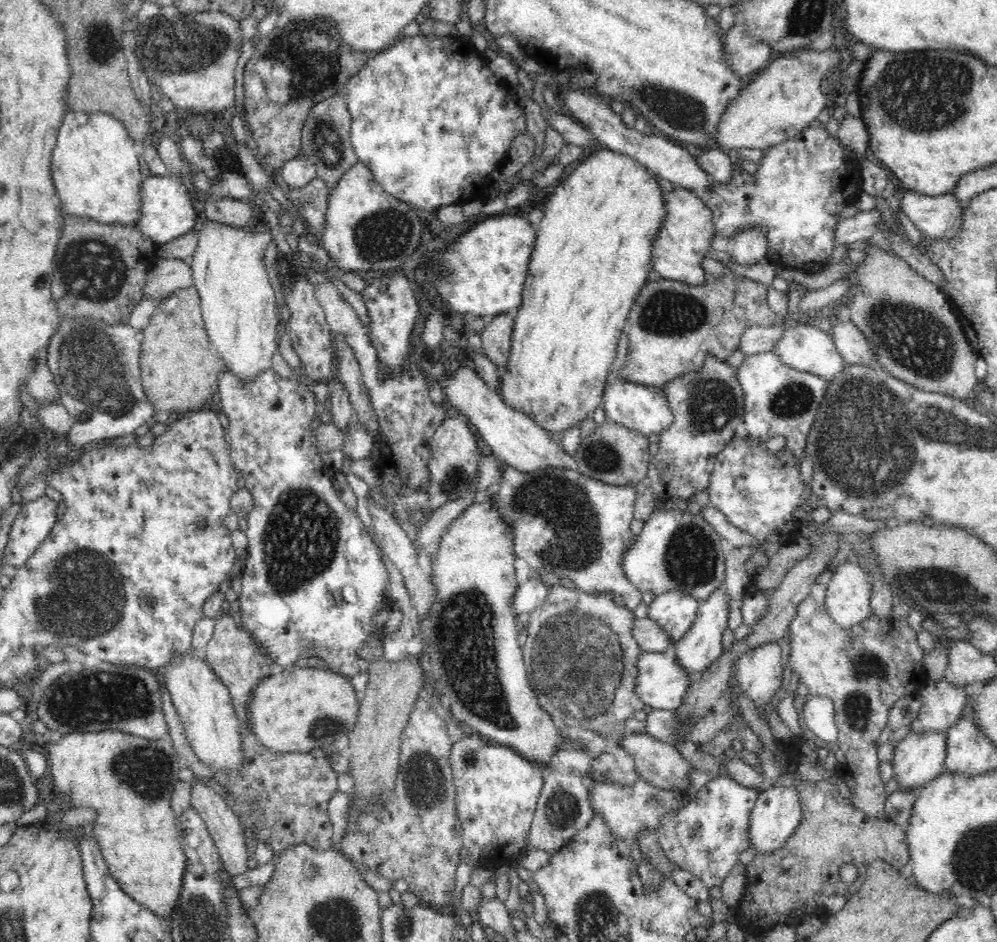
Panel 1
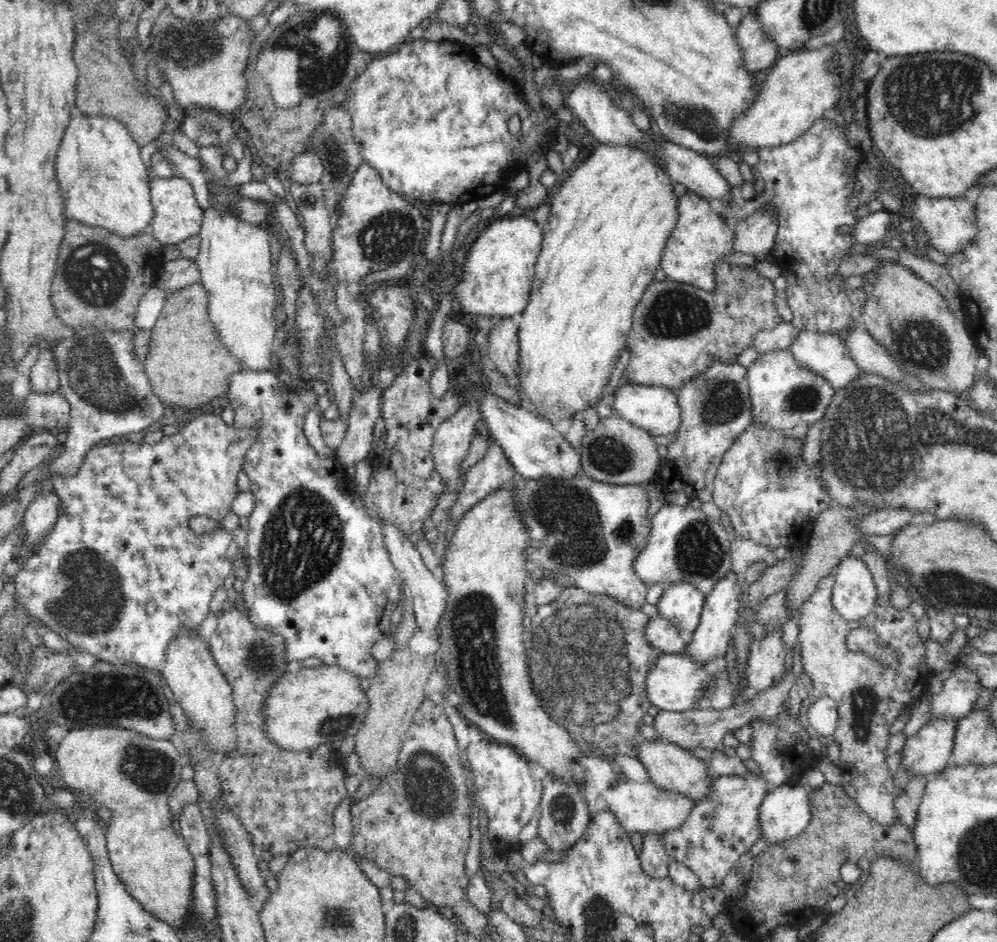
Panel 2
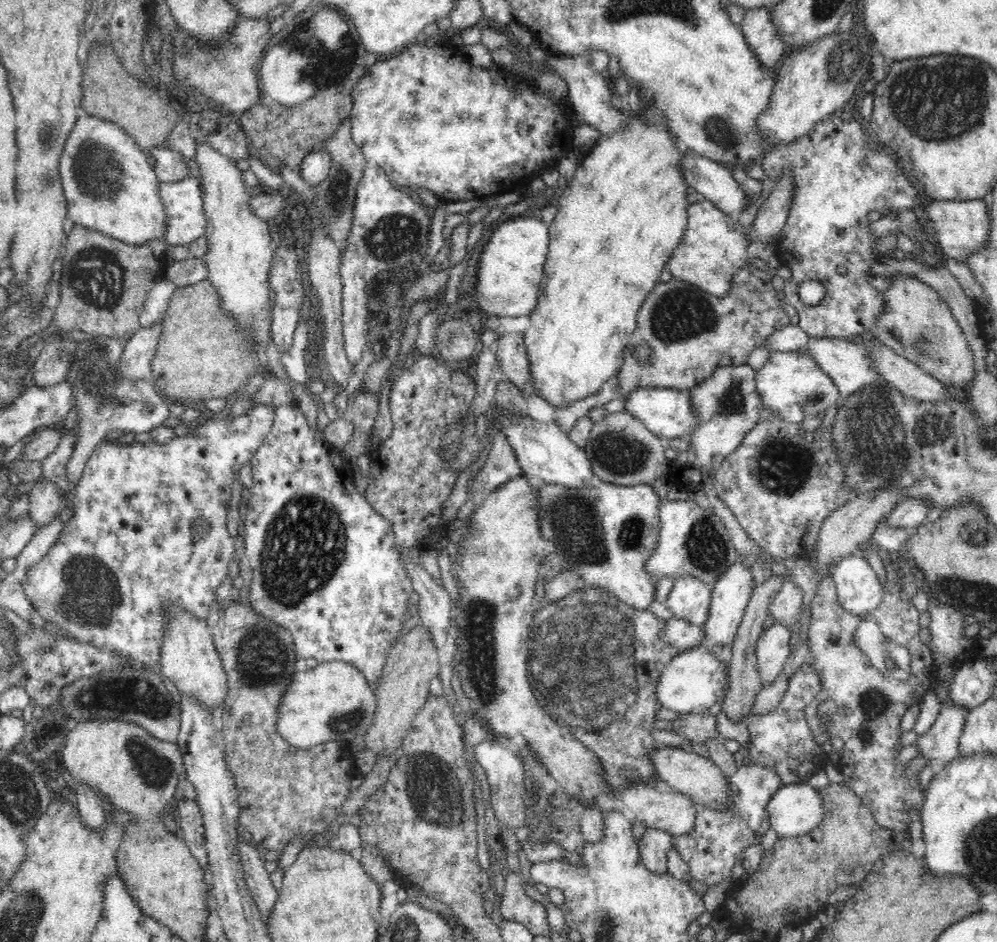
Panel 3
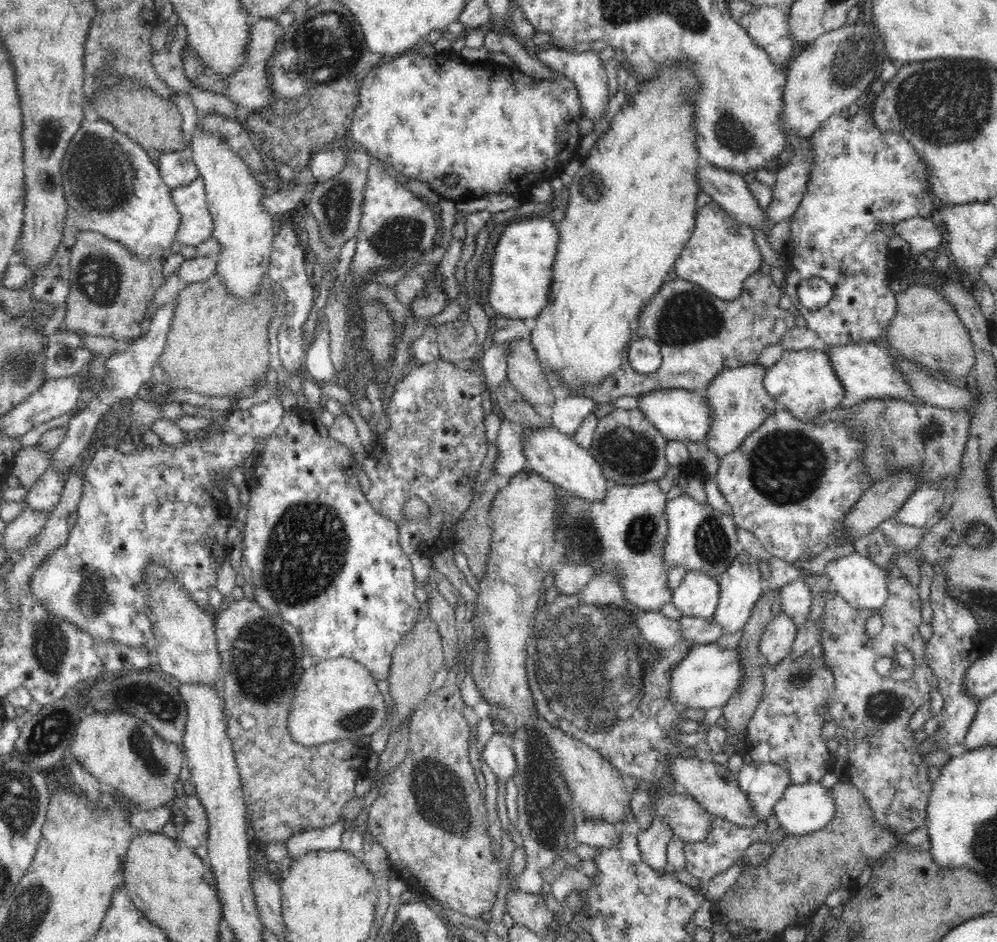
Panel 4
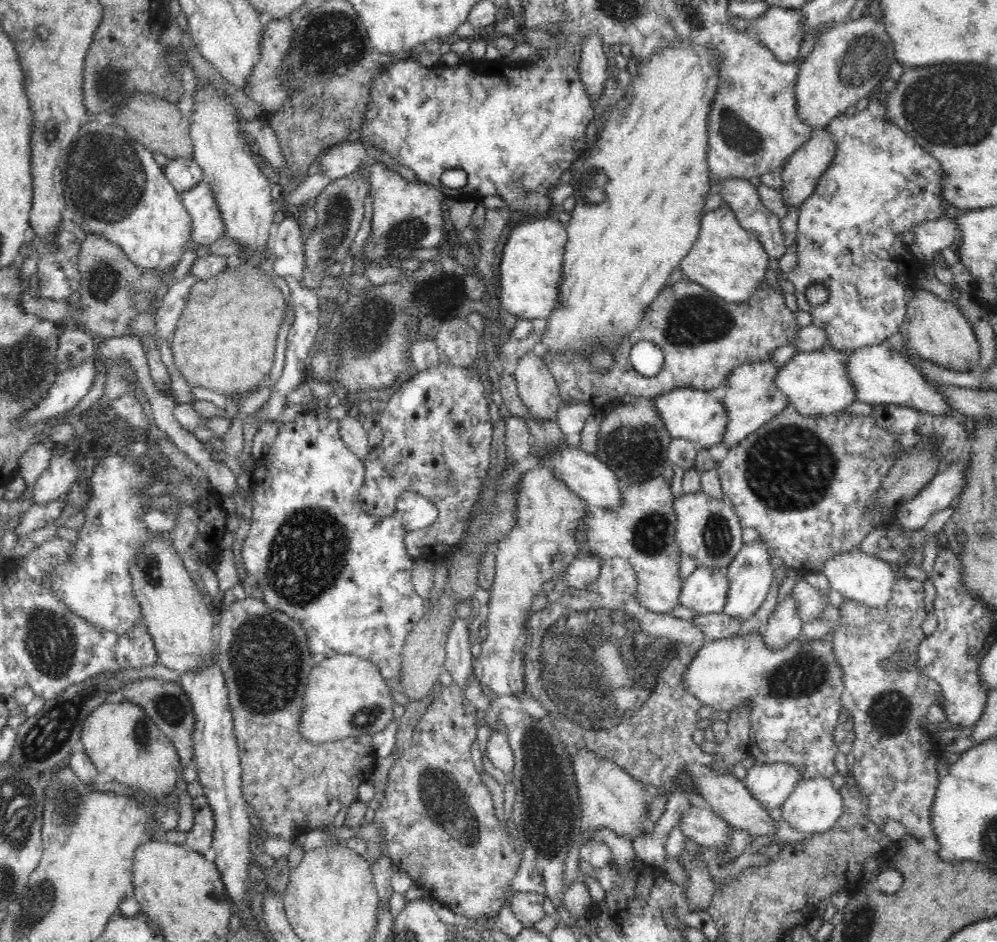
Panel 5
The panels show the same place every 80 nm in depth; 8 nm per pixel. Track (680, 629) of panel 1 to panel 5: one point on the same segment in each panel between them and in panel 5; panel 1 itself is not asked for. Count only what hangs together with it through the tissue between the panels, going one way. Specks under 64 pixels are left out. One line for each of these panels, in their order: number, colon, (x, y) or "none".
2: (682, 603)
3: (689, 599)
4: (697, 595)
5: (705, 591)

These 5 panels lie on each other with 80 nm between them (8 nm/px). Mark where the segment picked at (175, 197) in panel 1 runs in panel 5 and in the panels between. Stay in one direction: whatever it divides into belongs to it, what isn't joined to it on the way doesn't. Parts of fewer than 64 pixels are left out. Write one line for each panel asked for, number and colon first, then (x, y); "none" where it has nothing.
2: (177, 215)
3: (186, 221)
4: (196, 225)
5: (207, 226)

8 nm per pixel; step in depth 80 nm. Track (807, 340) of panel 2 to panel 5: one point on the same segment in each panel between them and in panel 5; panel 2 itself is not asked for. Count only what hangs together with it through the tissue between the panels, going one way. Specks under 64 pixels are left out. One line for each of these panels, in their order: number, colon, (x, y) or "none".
3: (846, 363)
4: (867, 371)
5: (880, 377)

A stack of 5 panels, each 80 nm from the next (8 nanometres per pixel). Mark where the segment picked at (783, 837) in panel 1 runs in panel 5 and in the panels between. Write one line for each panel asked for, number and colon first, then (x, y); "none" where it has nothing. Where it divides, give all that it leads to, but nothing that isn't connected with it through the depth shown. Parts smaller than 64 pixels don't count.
2: (785, 810)
3: (795, 809)
4: (804, 808)
5: (814, 806)

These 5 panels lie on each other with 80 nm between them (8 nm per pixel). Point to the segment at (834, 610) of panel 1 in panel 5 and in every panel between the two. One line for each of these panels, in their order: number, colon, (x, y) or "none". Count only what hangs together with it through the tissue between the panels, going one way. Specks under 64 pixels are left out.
2: (854, 595)
3: (859, 590)
4: (863, 584)
5: (857, 576)

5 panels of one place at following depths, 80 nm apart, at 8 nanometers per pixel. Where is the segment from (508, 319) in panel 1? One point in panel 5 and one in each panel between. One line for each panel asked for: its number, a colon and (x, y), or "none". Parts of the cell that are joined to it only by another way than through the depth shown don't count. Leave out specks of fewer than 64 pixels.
2: (503, 347)
3: (511, 354)
4: (525, 373)
5: (538, 390)

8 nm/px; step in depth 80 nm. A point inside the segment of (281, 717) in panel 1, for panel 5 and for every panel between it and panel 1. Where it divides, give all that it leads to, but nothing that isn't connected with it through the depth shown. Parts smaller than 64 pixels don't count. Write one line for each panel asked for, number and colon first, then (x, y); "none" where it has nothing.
2: (320, 705)
3: (333, 701)
4: (337, 699)
5: (346, 696)

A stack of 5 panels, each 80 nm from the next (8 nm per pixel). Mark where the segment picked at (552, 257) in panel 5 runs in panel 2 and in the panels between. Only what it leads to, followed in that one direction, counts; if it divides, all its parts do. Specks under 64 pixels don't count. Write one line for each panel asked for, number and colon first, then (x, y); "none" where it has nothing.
2: (496, 277)
3: (510, 269)
4: (520, 267)

